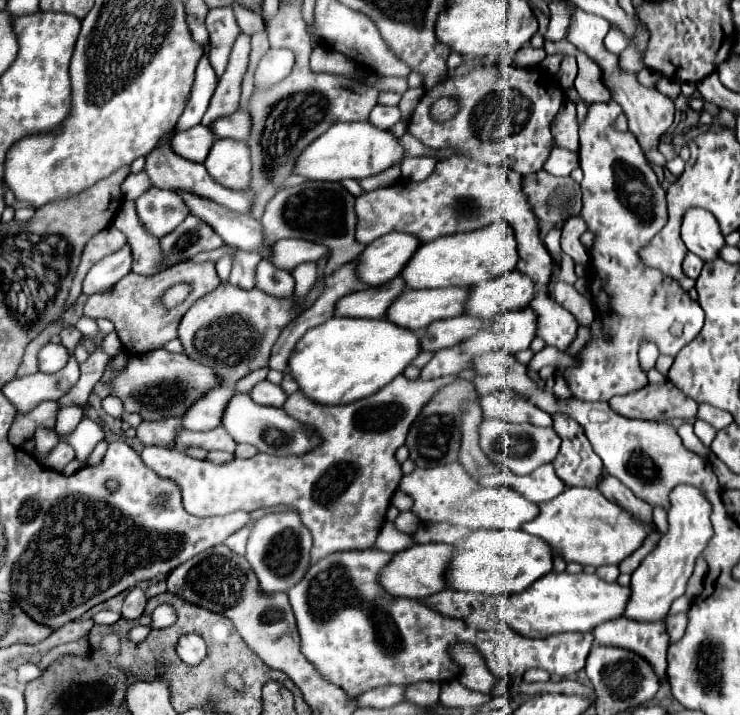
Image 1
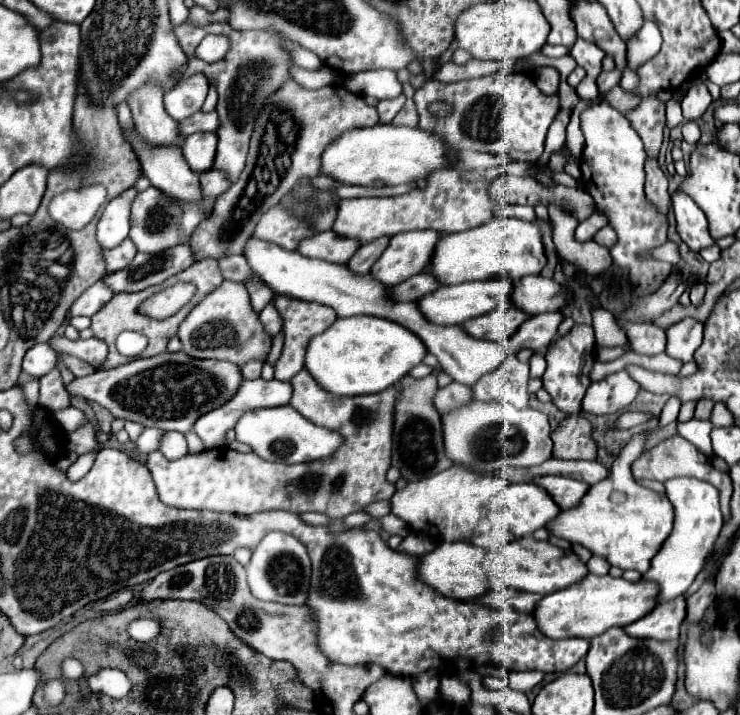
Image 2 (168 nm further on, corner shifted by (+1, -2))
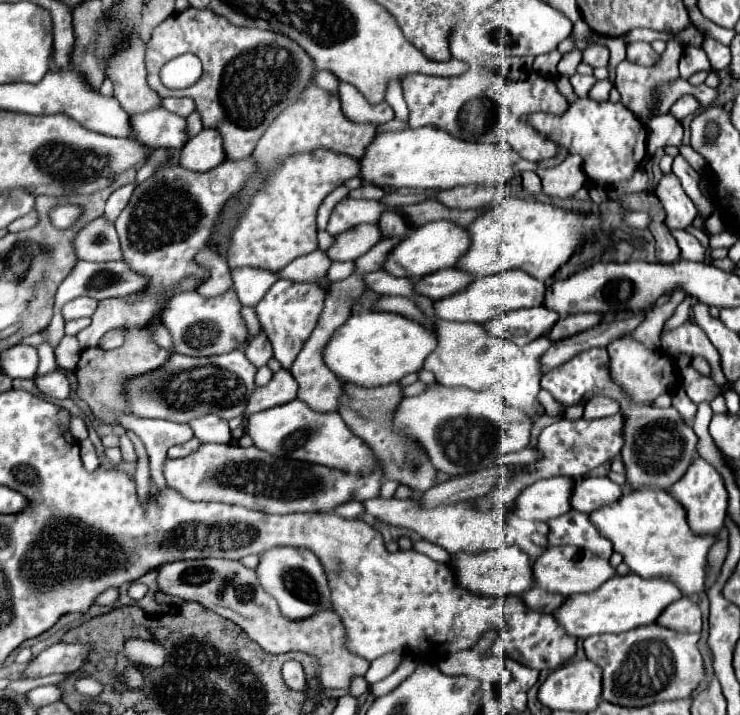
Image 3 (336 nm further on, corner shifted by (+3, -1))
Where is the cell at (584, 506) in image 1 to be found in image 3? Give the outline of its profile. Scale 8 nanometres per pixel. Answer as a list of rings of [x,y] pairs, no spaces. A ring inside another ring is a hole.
[[[636,490],[632,494],[624,494],[616,504],[592,512],[590,518],[602,536],[614,544],[614,550],[624,556],[624,562],[634,574],[644,578],[654,578],[658,574],[666,576],[688,596],[706,592],[708,554],[718,538],[716,534],[694,534],[688,526],[684,506],[668,492]]]

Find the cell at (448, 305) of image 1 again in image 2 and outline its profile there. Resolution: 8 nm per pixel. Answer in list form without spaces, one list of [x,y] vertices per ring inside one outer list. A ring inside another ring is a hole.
[[[488,279],[488,281],[470,281],[470,283],[460,283],[460,285],[442,285],[436,291],[420,297],[416,303],[418,303],[422,315],[426,315],[426,319],[430,319],[430,323],[458,325],[472,317],[492,311],[496,305],[510,307],[510,293],[512,293],[510,279]]]

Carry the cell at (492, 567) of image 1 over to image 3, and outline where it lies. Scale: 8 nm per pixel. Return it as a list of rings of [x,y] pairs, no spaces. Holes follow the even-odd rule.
[[[558,546],[558,548],[546,548],[546,552],[534,562],[534,582],[548,590],[556,592],[562,596],[572,596],[572,594],[582,594],[582,592],[592,592],[598,586],[602,586],[608,578],[616,576],[616,570],[612,574],[610,560],[600,558],[592,554],[590,550],[582,550],[576,546]]]

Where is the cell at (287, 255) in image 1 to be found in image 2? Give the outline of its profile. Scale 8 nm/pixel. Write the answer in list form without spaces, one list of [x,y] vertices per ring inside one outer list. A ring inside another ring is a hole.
[[[324,231],[308,239],[302,239],[302,245],[298,245],[298,253],[302,253],[304,257],[314,257],[314,259],[324,259],[330,263],[344,265],[358,247],[360,245],[352,239],[338,237],[334,231]]]

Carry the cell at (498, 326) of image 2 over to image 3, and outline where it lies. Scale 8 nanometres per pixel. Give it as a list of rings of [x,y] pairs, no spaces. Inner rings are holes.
[[[536,306],[528,310],[508,312],[500,318],[494,318],[492,322],[486,322],[484,328],[492,336],[506,338],[516,344],[528,344],[544,336],[558,320],[560,320],[560,314],[556,314],[554,310],[546,306]]]

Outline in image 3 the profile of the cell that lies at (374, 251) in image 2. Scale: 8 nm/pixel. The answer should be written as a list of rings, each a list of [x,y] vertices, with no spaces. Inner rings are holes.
[[[388,210],[388,214],[384,214],[384,218],[380,218],[378,226],[384,232],[384,238],[388,238],[388,236],[404,236],[408,232],[408,226],[406,226],[404,218],[400,214],[392,214],[390,210]]]

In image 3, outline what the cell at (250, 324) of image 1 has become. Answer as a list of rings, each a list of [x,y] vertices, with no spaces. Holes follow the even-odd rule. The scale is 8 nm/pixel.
[[[228,290],[218,298],[202,298],[196,292],[180,292],[164,306],[160,324],[168,328],[172,336],[172,352],[184,356],[216,356],[240,348],[246,340],[248,332],[240,308],[242,306],[234,290]]]

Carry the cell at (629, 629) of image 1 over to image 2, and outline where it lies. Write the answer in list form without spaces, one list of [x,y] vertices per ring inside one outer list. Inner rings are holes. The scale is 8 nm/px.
[[[684,595],[660,603],[650,611],[650,615],[644,615],[638,619],[638,623],[630,623],[630,627],[624,627],[628,635],[634,635],[636,639],[658,639],[658,641],[670,641],[680,635],[682,619],[686,617],[686,599]]]

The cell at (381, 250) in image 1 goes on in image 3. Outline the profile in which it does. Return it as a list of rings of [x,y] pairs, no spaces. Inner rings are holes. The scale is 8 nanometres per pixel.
[[[438,220],[424,224],[416,230],[412,230],[388,256],[384,270],[392,276],[406,276],[406,278],[420,278],[424,274],[432,274],[444,268],[452,268],[458,264],[458,260],[464,256],[464,252],[470,246],[470,234],[464,226],[450,222],[450,220]]]

